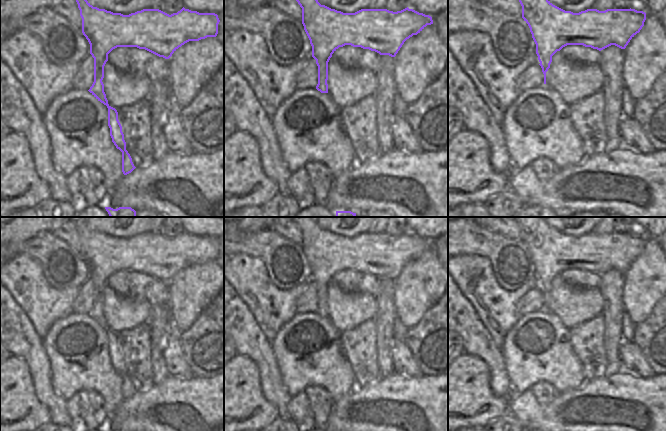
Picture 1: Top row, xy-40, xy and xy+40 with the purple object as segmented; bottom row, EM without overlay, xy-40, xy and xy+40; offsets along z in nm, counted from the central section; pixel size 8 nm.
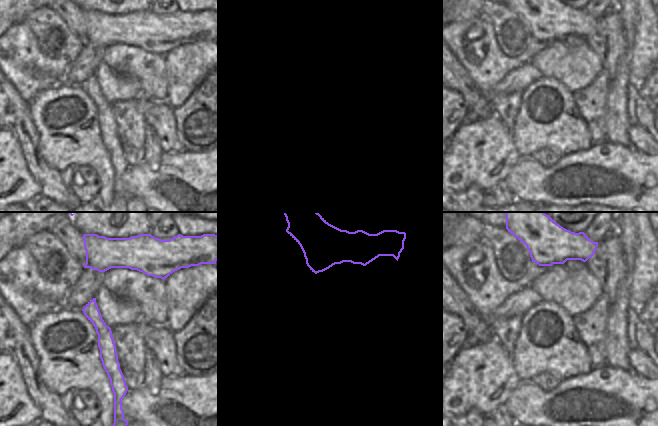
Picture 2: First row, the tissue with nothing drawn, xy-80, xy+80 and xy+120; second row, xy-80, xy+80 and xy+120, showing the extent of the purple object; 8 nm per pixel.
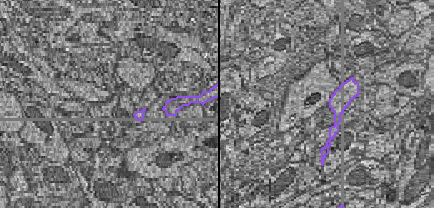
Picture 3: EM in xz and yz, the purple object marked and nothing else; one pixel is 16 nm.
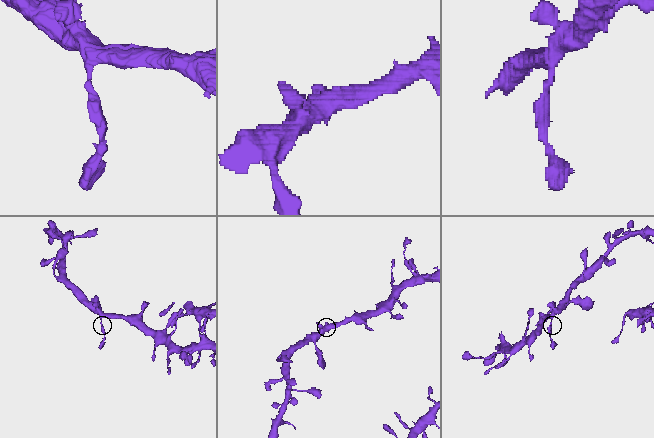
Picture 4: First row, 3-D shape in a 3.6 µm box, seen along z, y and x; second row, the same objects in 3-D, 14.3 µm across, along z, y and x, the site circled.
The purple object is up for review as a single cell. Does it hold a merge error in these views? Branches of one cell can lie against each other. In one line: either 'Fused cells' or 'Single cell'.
Single cell

